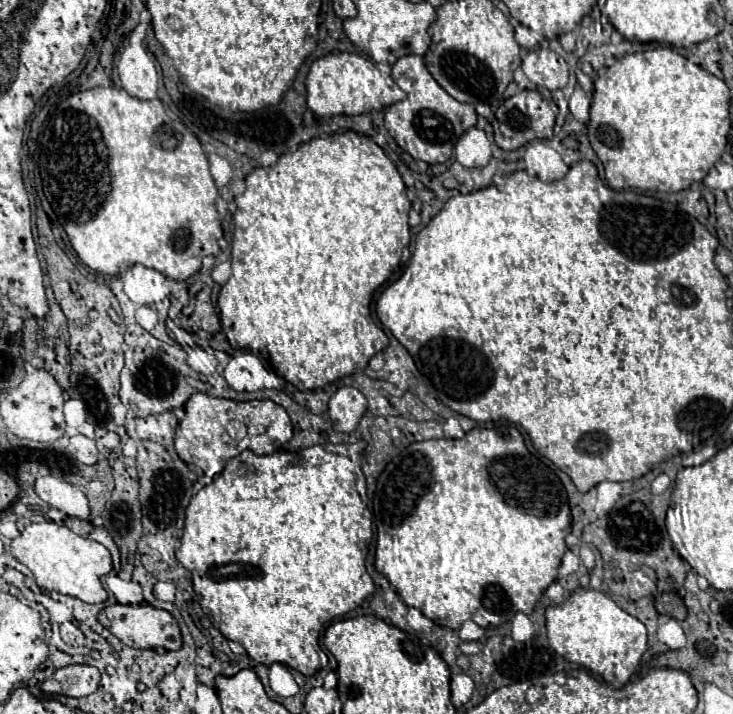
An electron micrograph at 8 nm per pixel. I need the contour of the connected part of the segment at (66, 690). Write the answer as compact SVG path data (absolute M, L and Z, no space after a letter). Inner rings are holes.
M70 664L58 668L50 678L44 680L42 690L46 694L64 694L72 698L82 698L92 694L100 684L100 670L88 664Z

